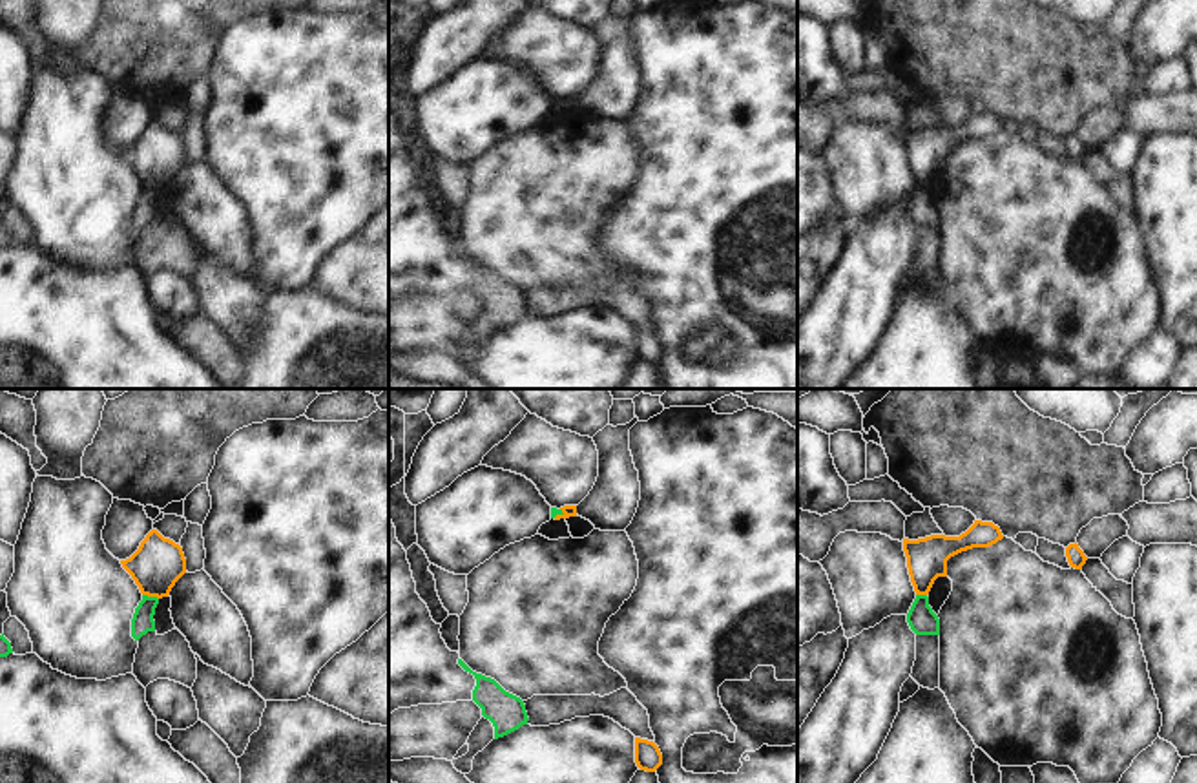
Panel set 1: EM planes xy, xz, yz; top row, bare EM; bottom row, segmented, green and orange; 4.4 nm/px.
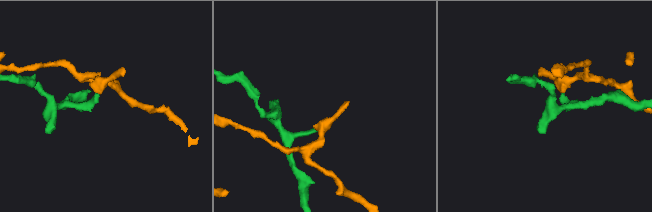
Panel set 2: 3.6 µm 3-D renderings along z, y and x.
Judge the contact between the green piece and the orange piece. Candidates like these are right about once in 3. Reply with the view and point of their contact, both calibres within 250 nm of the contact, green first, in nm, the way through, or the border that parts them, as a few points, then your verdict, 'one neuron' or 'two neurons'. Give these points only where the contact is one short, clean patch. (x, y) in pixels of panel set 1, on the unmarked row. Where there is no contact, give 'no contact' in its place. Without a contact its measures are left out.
xy (150, 188) | 100/220 nm | along xy (143, 185), (157, 190) | two neurons

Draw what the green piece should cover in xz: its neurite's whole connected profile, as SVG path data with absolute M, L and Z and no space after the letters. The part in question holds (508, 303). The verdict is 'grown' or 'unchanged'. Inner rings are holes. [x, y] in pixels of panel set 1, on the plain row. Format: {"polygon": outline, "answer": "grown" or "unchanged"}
{"polygon": "M462 250L458 256L476 270L473 292L482 299L482 307L493 314L494 330L527 316L529 308L520 288L505 283L494 270L473 263Z", "answer": "unchanged"}

